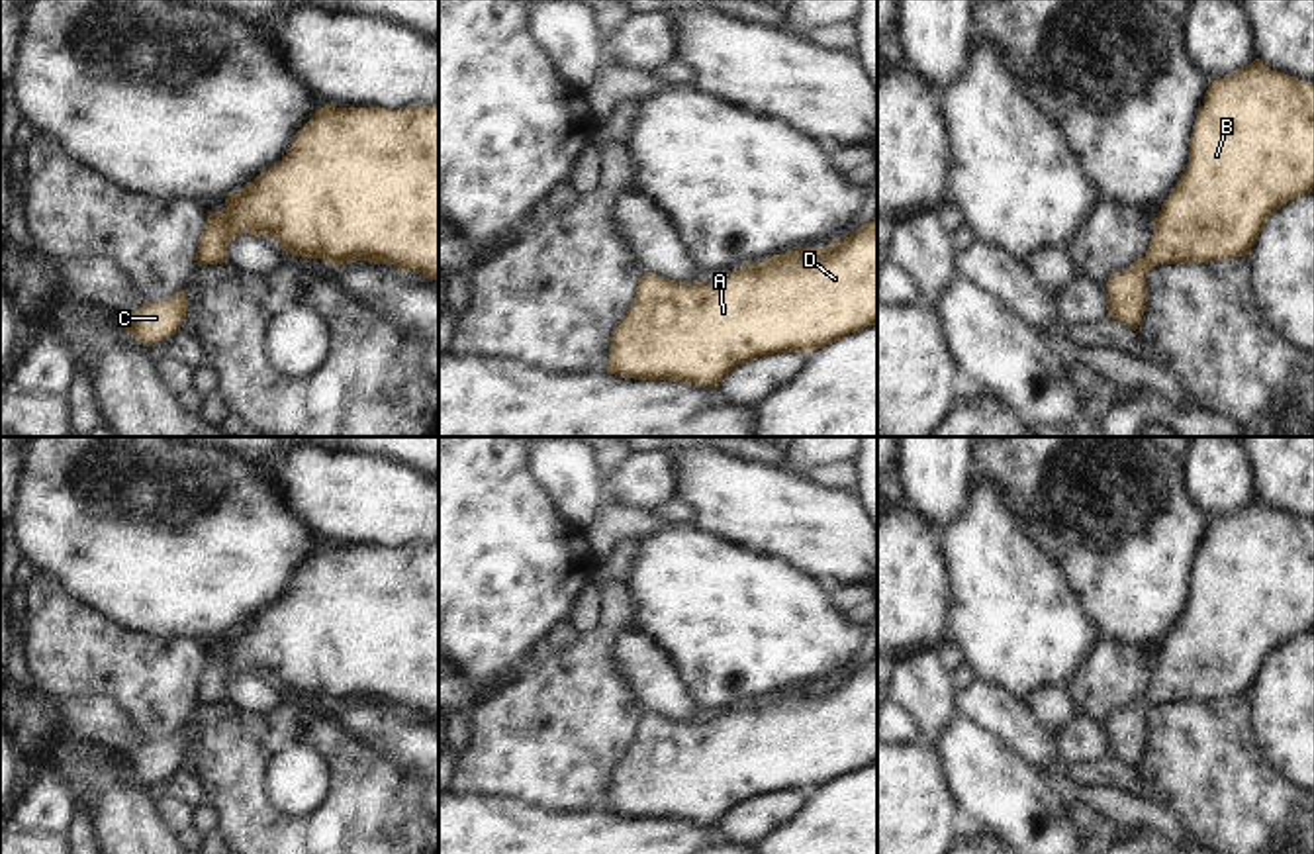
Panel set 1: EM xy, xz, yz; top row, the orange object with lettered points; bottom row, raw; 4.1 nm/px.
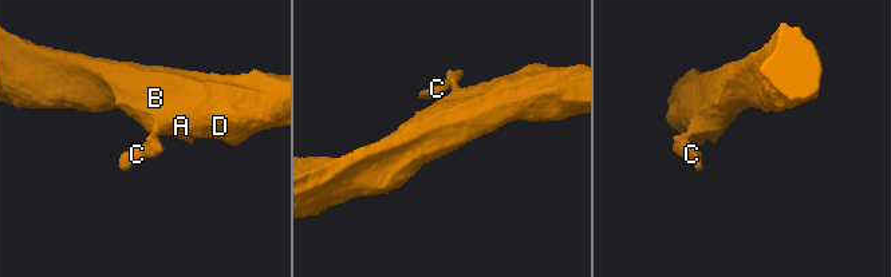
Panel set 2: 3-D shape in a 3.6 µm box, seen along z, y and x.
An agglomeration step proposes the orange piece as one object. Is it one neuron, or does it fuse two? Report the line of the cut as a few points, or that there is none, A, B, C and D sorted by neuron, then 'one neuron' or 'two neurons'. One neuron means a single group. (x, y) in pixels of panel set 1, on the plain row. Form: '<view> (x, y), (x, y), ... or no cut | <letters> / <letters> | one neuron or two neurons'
no cut | A B C D | one neuron

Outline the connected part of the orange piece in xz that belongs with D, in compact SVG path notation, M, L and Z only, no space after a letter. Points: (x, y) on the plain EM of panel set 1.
M877 656L852 670L846 678L834 678L828 686L799 686L779 691L740 709L721 709L707 721L676 721L644 711L636 735L613 772L609 805L605 811L636 819L668 819L689 825L717 827L738 803L774 791L809 791L824 787L848 772L862 772L877 762Z

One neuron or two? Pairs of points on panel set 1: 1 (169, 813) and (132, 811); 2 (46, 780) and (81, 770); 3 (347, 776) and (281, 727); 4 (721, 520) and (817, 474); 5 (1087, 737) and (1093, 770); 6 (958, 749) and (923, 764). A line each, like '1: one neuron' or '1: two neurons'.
1: two neurons
2: two neurons
3: one neuron
4: two neurons
5: two neurons
6: two neurons

